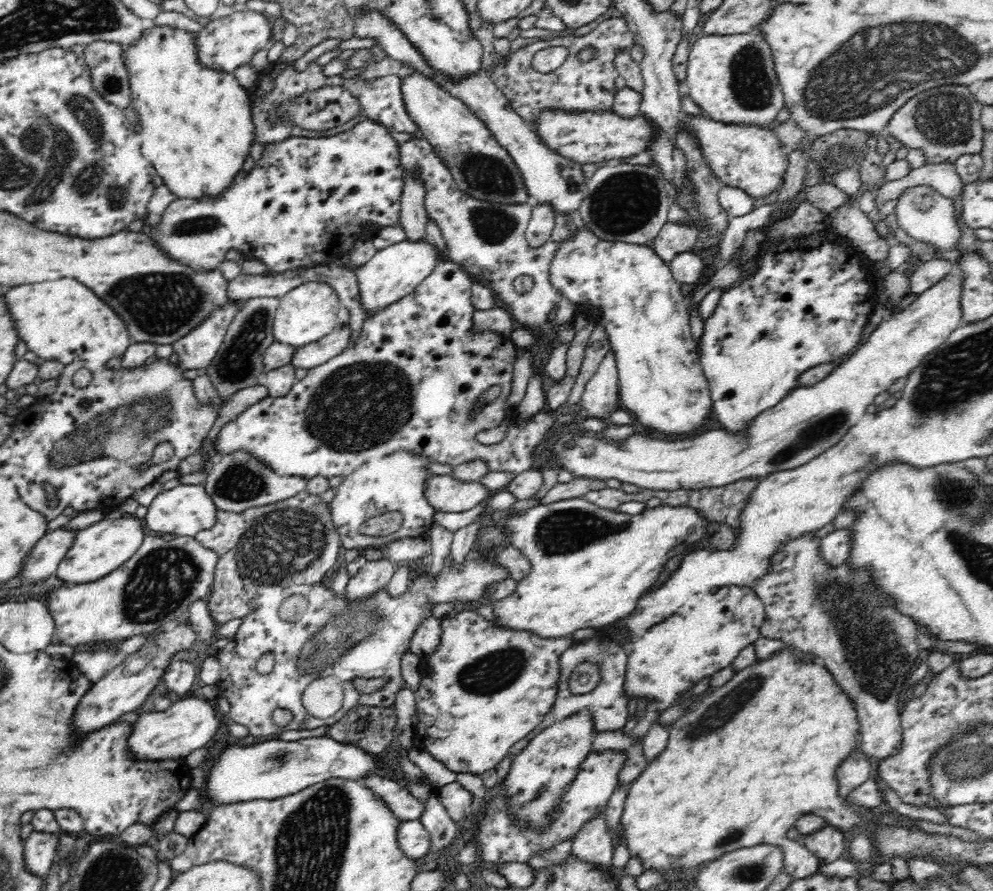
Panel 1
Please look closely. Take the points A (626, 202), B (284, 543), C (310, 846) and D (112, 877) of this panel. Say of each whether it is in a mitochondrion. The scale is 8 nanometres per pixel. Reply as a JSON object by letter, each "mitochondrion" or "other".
{"A":"mitochondrion","B":"mitochondrion","C":"mitochondrion","D":"mitochondrion"}

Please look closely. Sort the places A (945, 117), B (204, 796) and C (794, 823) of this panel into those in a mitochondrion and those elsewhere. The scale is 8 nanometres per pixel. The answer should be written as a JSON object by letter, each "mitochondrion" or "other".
{"A":"mitochondrion","B":"other","C":"other"}

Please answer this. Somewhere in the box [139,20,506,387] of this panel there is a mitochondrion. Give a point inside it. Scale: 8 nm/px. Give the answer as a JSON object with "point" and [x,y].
{"point":[207,224]}

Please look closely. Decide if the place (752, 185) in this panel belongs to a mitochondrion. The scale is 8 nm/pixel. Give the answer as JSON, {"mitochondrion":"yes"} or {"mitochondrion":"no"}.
{"mitochondrion":"no"}

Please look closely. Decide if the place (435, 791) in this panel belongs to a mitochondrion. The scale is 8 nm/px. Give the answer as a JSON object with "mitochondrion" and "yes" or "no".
{"mitochondrion":"no"}

